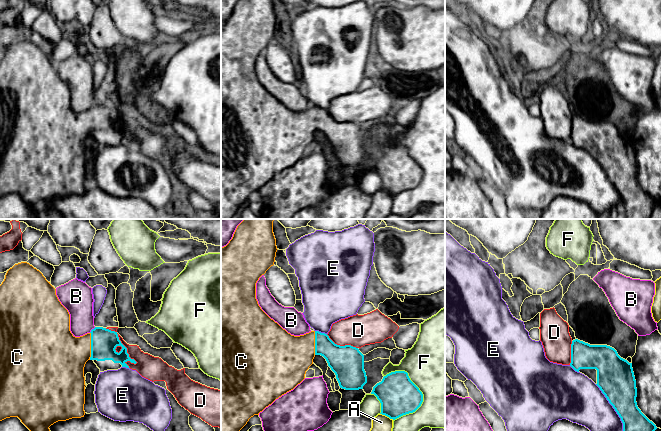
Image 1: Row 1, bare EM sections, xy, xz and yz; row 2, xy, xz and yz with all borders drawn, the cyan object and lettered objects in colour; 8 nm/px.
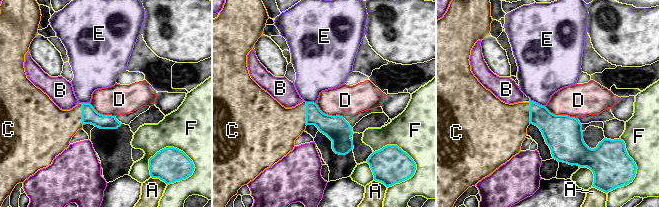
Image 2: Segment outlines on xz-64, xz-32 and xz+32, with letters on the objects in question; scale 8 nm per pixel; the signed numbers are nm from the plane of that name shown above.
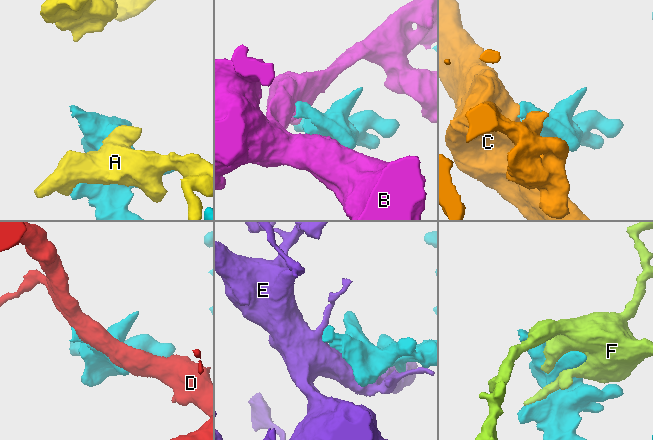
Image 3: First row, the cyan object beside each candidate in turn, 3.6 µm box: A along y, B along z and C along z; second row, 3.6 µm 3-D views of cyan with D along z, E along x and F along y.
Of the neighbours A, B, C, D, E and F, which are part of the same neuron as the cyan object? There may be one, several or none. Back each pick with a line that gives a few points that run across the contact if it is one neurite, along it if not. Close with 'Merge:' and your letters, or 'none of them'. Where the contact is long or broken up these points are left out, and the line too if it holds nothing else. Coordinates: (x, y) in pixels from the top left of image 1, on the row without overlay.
Merge: C

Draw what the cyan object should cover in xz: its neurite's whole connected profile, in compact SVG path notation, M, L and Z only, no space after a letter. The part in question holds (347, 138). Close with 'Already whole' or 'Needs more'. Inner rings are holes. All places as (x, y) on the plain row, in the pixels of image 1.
M239 0L232 15L226 22L221 24L221 219L232 219L251 193L259 191L260 188L271 181L276 175L300 160L305 155L306 147L313 140L313 135L316 131L321 131L326 135L328 142L336 151L340 164L345 166L359 166L363 165L363 162L367 159L367 152L364 146L364 131L358 124L351 121L337 121L327 110L319 107L311 107L300 112L291 111L261 85L256 75L256 59L274 41L277 26L273 0Z. Needs more

